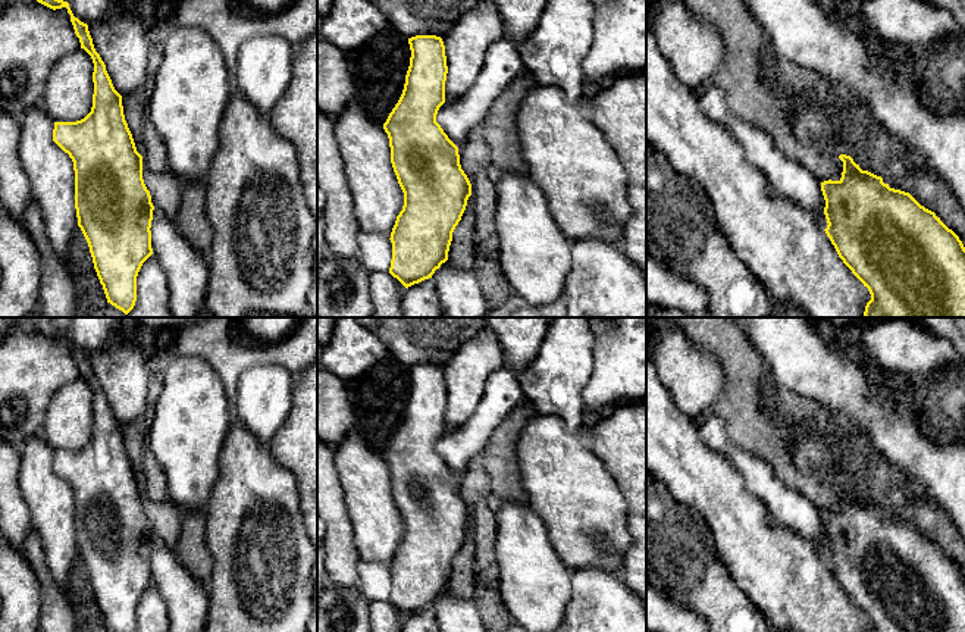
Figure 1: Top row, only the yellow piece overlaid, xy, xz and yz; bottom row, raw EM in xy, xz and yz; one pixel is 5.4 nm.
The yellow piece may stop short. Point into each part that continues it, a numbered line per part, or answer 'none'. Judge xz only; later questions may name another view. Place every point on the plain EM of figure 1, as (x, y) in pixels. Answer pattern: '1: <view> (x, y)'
none

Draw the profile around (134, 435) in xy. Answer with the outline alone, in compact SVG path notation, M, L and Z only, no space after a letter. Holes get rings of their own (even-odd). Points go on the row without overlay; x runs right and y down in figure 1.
M135 422L122 426L122 435L125 450L132 463L137 481L142 485L144 482L142 457L147 448L147 431L142 428L141 422Z

